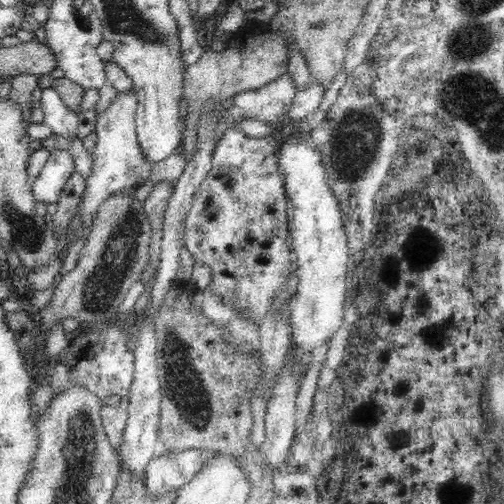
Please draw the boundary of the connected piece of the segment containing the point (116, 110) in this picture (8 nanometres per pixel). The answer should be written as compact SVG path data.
M133 88L126 92L118 92L116 100L97 116L95 124L97 142L92 153L92 172L86 179L86 192L84 192L84 198L80 200L78 220L99 211L101 205L113 193L120 193L124 188L140 186L150 177L151 167L143 160L143 154L136 140L138 136L135 123L137 102L137 94Z

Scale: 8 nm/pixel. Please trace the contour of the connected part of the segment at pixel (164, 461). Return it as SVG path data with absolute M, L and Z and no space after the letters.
M208 449L174 451L170 456L153 458L145 468L146 492L161 493L180 489L198 472L207 461L220 457L222 453Z

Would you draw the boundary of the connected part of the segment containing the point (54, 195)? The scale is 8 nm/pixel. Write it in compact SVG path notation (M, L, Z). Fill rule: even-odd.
M54 149L41 170L40 175L31 180L31 195L36 202L42 202L46 205L57 204L66 182L76 172L73 154L69 149Z

